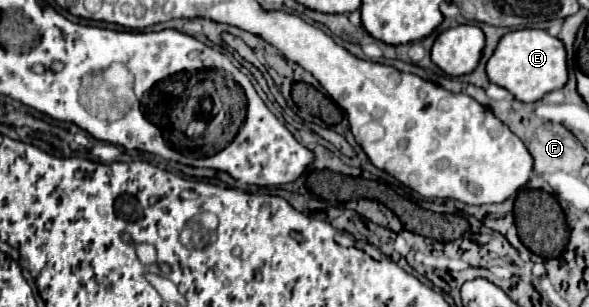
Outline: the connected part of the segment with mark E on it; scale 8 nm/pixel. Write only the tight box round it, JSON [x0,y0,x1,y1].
[486,28,568,102]

